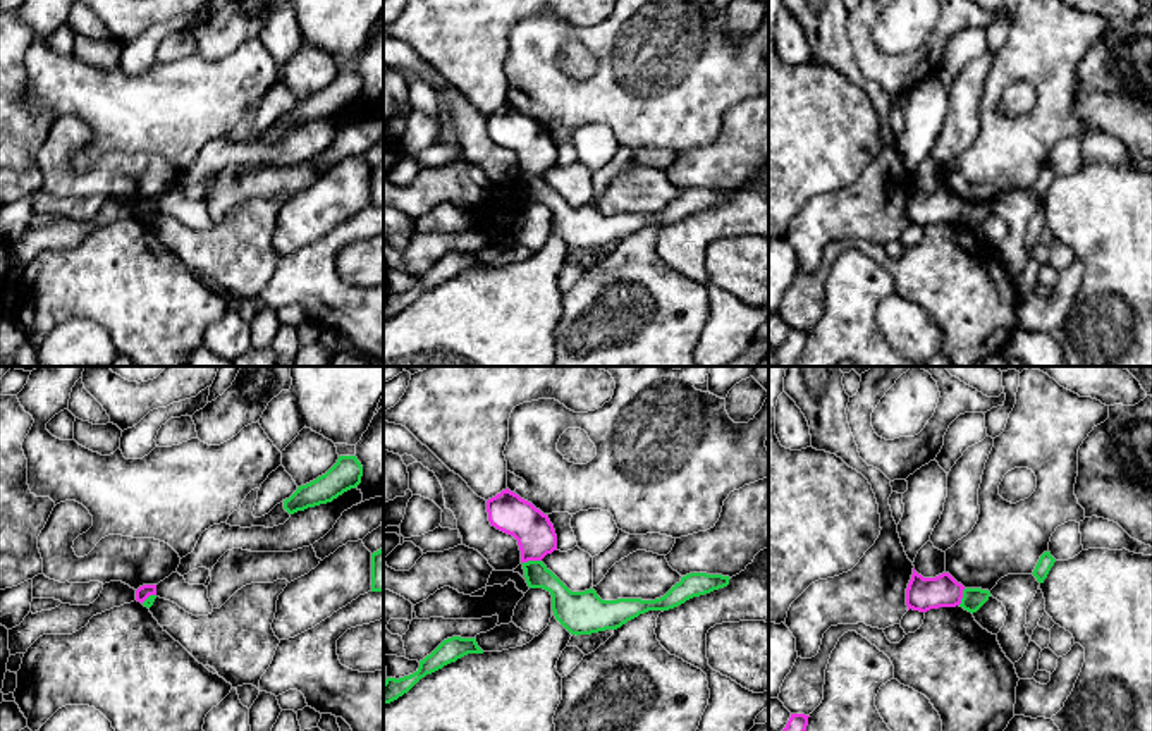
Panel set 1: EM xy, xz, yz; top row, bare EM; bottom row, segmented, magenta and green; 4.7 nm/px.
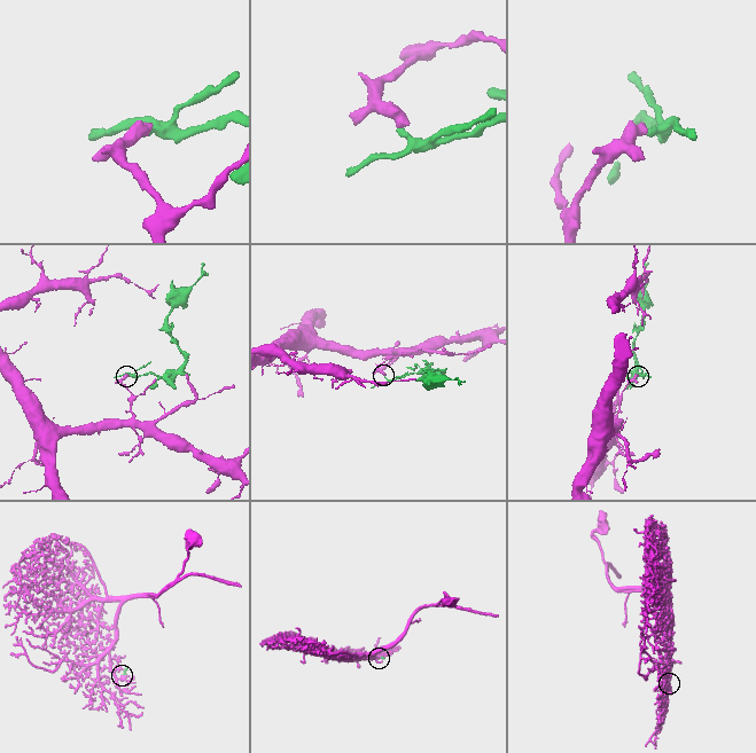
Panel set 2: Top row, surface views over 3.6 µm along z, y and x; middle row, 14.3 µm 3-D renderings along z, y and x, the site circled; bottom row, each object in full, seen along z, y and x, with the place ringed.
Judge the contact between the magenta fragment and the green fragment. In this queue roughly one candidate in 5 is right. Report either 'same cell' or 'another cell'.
another cell

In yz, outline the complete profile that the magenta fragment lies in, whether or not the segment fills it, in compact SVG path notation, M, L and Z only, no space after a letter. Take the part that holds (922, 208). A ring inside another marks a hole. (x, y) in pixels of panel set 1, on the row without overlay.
M913 182L911 194L906 203L908 225L927 227L939 222L956 222L961 218L965 201L949 187L935 193L923 193Z

